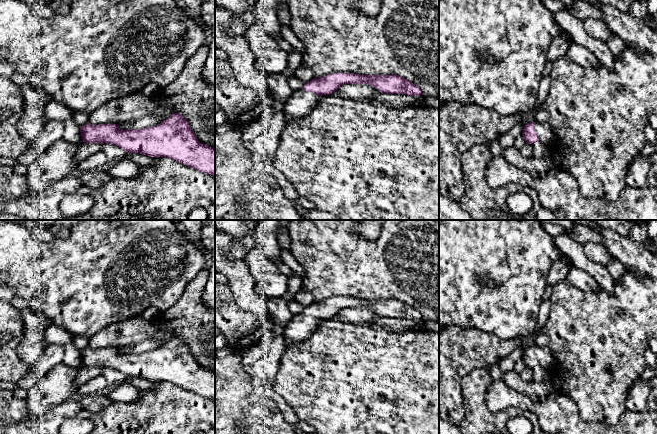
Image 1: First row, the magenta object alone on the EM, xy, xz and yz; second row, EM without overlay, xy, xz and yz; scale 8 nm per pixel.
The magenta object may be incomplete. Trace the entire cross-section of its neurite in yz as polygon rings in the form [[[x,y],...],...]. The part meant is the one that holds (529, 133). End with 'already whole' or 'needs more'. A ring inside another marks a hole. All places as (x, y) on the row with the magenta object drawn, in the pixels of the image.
[[[530,122],[525,125],[522,136],[526,143],[533,144],[540,141],[546,148],[554,145],[556,134],[553,127],[548,123]]]; needs more

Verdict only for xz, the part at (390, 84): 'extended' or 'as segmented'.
extended

